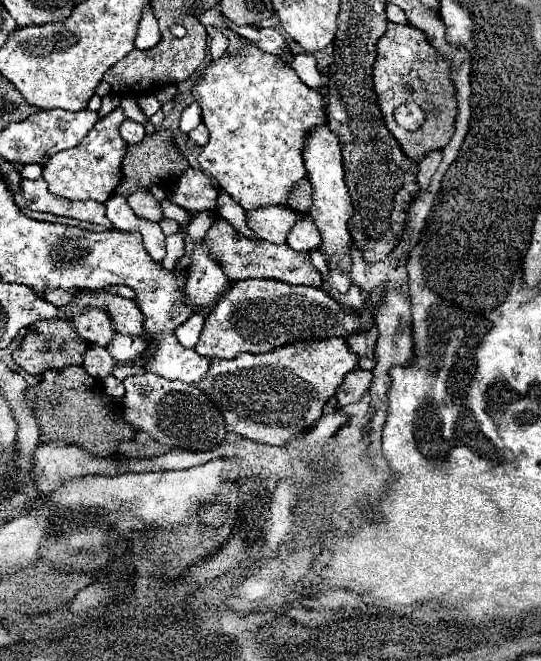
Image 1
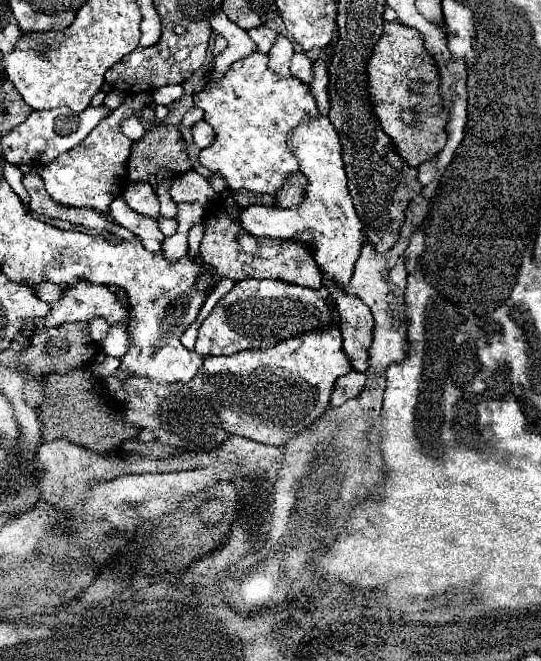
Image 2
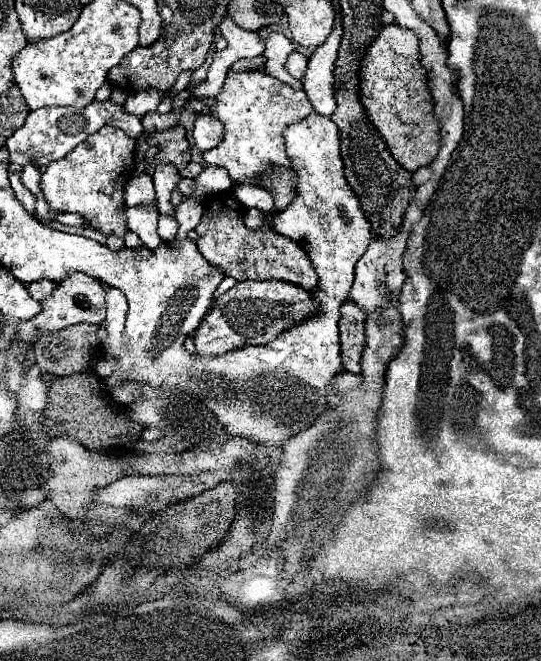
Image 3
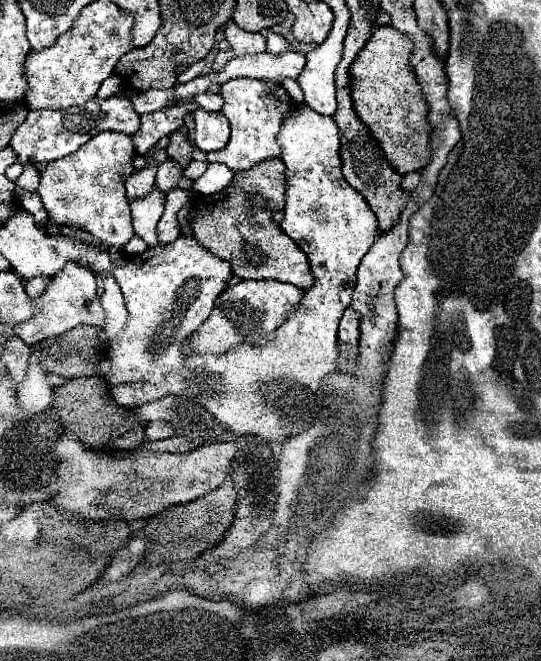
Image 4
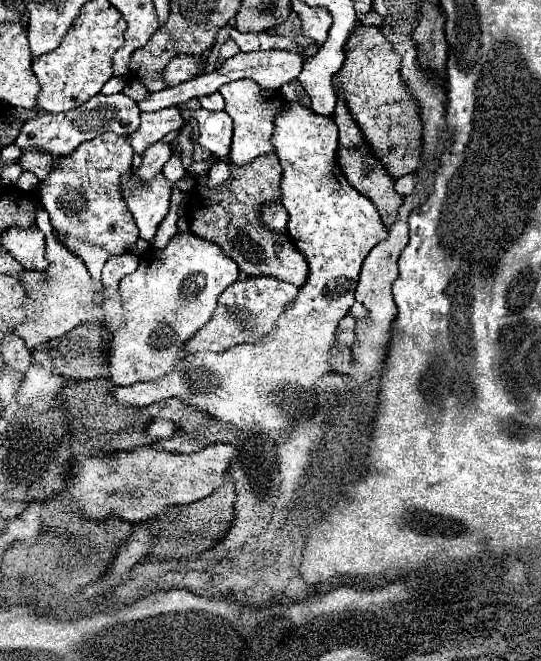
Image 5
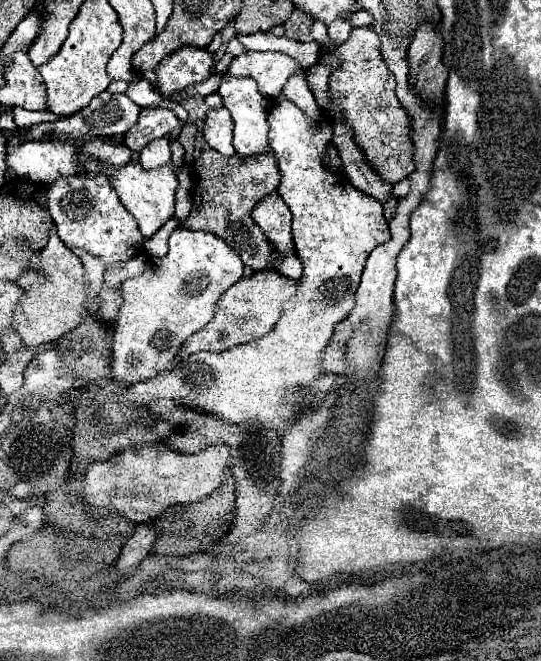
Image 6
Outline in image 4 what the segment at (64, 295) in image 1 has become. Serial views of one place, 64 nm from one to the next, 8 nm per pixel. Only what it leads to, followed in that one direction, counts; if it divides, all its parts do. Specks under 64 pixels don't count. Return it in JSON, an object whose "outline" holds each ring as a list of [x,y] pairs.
{"outline":[[[34,278],[34,280],[26,282],[26,294],[28,294],[30,298],[40,296],[40,294],[44,292],[44,288],[46,288],[46,278]]]}

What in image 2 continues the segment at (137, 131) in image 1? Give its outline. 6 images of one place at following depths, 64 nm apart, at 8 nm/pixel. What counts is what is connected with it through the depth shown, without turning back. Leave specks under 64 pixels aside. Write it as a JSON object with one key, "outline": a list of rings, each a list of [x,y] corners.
{"outline":[[[130,116],[128,120],[124,120],[122,122],[122,128],[124,128],[124,136],[126,138],[130,138],[130,140],[140,140],[142,136],[144,136],[144,124],[138,120],[138,118],[134,118],[134,116]]]}

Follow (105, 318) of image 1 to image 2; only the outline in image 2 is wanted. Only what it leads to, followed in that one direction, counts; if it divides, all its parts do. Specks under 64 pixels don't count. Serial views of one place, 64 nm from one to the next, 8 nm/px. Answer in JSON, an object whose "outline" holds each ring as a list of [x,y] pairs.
{"outline":[[[92,318],[92,320],[88,322],[88,334],[90,334],[92,340],[98,342],[98,344],[106,338],[108,330],[110,330],[110,324],[108,324],[104,318]]]}

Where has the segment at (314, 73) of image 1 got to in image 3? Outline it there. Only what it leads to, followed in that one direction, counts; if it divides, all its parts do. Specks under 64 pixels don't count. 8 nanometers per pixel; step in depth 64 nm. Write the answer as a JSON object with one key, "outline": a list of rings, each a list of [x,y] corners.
{"outline":[[[292,52],[292,54],[288,56],[286,70],[288,70],[294,78],[302,80],[304,74],[306,74],[306,68],[308,68],[308,58],[306,58],[304,54],[300,54],[300,52]]]}

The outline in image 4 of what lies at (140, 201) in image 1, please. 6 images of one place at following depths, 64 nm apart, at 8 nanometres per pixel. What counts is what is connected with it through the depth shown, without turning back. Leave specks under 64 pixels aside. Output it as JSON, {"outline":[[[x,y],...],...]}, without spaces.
{"outline":[[[148,158],[148,166],[144,170],[138,170],[134,172],[128,180],[126,180],[126,196],[128,200],[138,200],[138,198],[144,198],[152,192],[154,188],[154,172],[152,172],[152,166],[150,166],[150,160]]]}

